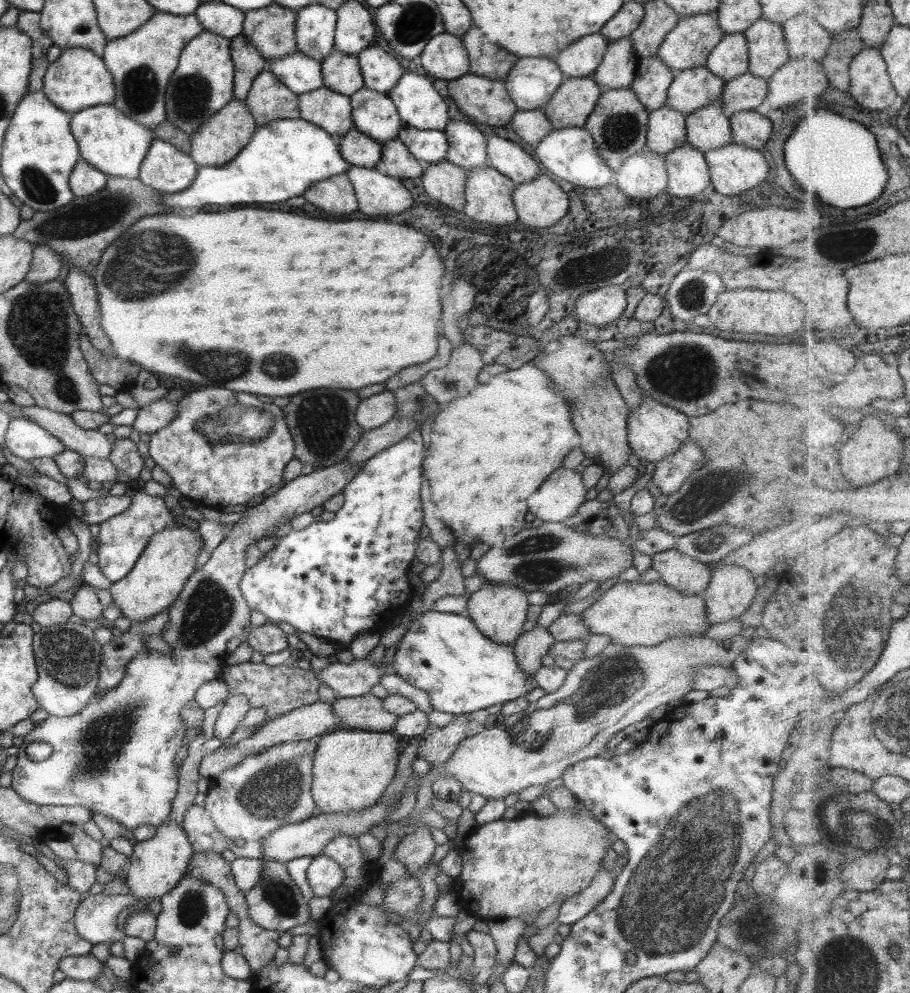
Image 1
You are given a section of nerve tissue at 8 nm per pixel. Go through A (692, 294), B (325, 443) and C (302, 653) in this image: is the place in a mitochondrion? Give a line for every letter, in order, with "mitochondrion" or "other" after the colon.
A: mitochondrion
B: mitochondrion
C: other

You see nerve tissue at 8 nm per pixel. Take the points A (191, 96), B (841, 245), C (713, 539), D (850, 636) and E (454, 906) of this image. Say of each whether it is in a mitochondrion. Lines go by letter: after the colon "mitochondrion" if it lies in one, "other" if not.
A: mitochondrion
B: mitochondrion
C: mitochondrion
D: mitochondrion
E: other

